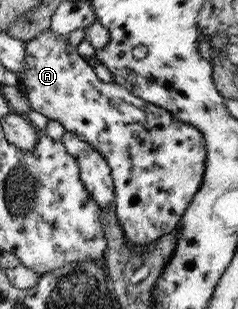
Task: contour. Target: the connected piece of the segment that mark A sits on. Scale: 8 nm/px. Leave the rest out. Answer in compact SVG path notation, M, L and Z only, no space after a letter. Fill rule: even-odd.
M49 27L47 30L37 34L32 40L28 40L24 45L24 70L22 74L17 75L19 80L19 88L24 92L29 99L29 103L33 110L41 115L45 115L47 119L54 119L58 121L69 133L76 133L79 140L91 144L95 150L99 151L101 155L107 160L110 167L110 174L114 183L114 204L116 207L115 213L118 219L118 224L121 226L125 237L132 245L132 248L143 248L153 243L159 237L170 234L178 229L180 219L183 212L187 207L187 204L193 199L195 192L199 189L201 180L204 174L204 159L206 156L207 148L205 148L205 142L203 142L203 134L192 125L179 121L170 111L157 107L152 103L143 101L140 97L133 95L126 87L121 87L117 82L105 83L93 72L94 66L90 60L85 59L77 50L71 47L69 40L56 36L56 33Z

